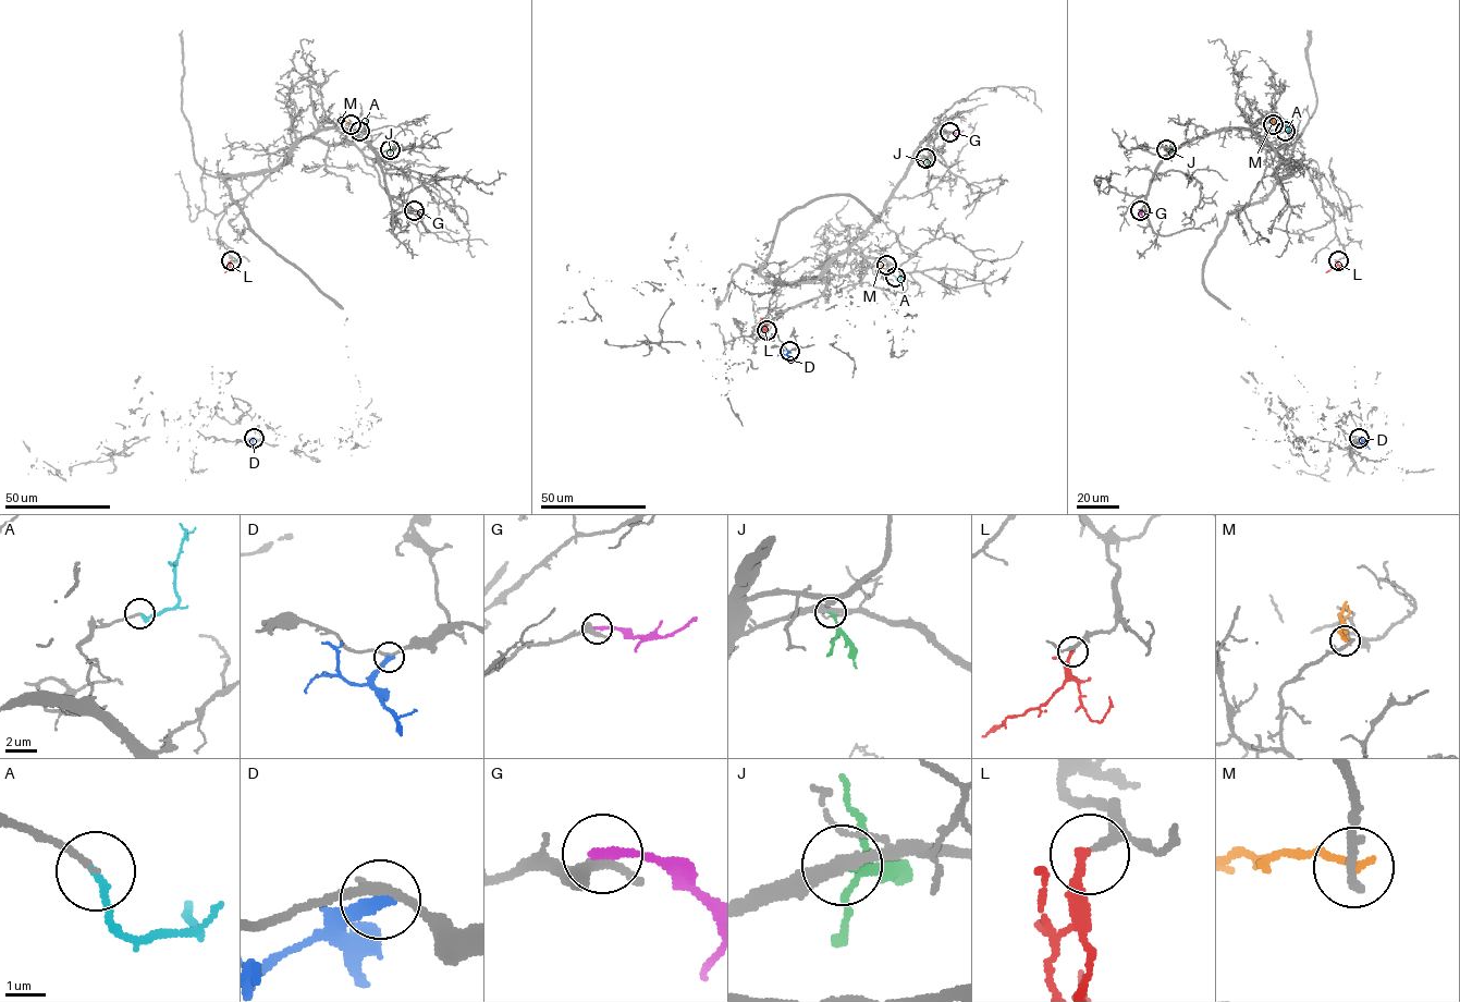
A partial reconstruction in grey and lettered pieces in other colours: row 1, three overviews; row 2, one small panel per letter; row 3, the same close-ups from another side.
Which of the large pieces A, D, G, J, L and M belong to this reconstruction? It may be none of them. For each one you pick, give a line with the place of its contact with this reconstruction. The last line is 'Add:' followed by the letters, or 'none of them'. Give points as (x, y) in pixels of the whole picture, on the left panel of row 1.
A: contact (359, 131)
L: contact (231, 260)
Add: A, L

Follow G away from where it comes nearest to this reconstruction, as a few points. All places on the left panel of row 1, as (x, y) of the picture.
G: (414, 210), (427, 215)

